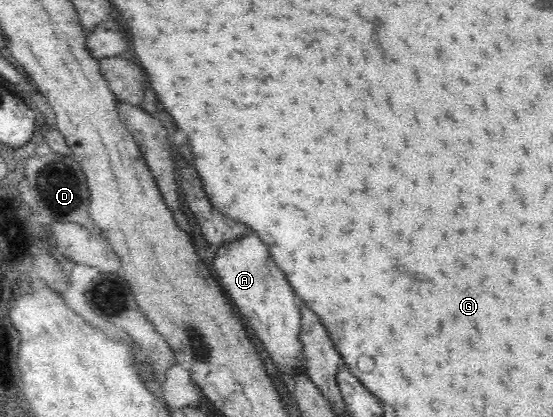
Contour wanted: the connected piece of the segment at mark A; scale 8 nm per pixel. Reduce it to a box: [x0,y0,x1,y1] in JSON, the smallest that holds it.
[213,229,303,372]

